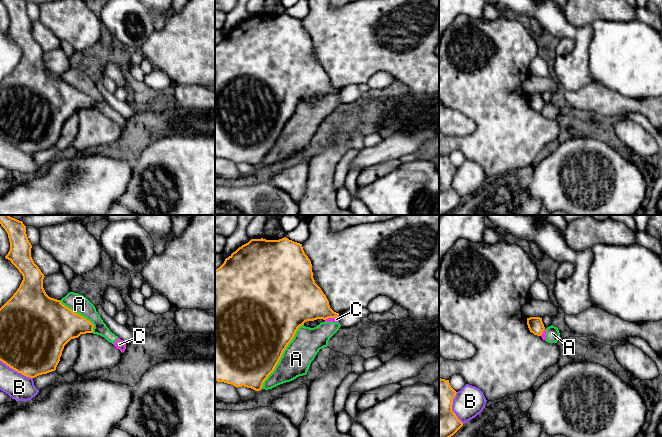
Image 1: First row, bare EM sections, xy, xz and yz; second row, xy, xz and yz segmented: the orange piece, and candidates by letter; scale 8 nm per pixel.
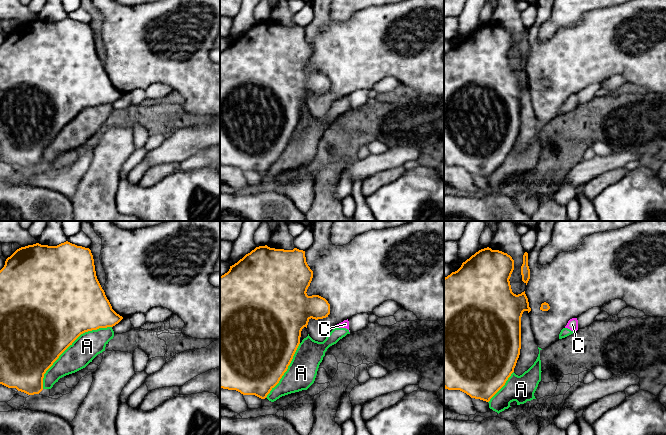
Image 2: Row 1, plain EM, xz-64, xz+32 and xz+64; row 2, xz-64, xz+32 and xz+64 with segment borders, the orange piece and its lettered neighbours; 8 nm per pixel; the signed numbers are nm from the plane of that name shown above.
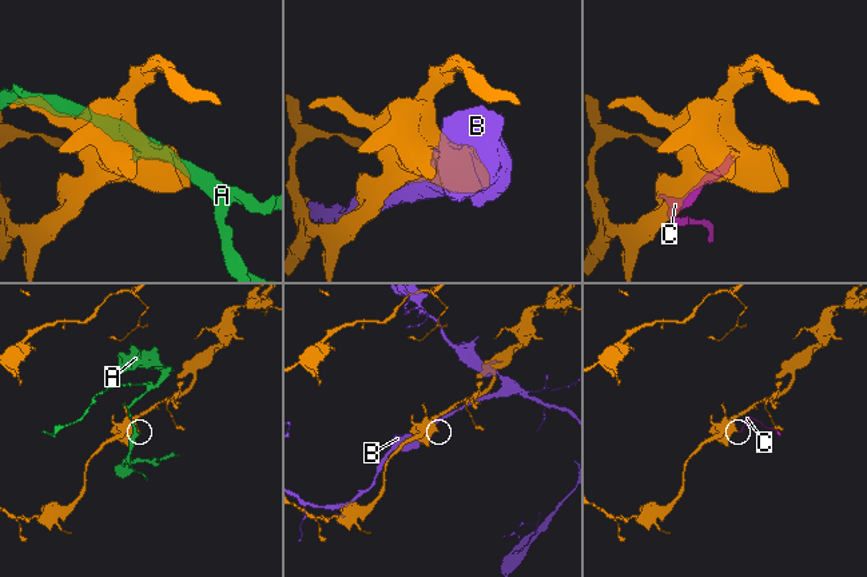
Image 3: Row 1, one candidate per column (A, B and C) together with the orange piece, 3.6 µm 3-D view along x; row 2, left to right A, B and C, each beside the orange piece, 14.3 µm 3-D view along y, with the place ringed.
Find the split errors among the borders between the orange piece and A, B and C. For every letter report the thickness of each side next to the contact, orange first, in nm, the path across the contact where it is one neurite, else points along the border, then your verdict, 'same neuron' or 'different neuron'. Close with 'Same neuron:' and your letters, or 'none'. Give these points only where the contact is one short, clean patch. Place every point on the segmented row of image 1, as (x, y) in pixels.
A: calibres 500 and 240 nm; different neuron
B: calibres 500 and 200 nm; different neuron
C: calibres 320 and 50 nm; border xz (338, 315), (325, 320); different neuron
Same neuron: none

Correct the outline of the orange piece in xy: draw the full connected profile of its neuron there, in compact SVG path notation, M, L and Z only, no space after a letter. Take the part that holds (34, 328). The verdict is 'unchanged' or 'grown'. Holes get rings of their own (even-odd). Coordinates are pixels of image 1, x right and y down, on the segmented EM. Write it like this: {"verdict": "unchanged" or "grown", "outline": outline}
{"verdict": "unchanged", "outline": "M0 215L0 224L8 234L10 250L5 256L19 270L23 280L13 296L0 308L0 361L13 370L30 378L55 371L60 361L64 346L81 334L93 333L94 325L83 316L73 312L60 300L49 297L43 288L44 274L31 257L32 245L26 234L26 226L22 221Z"}

